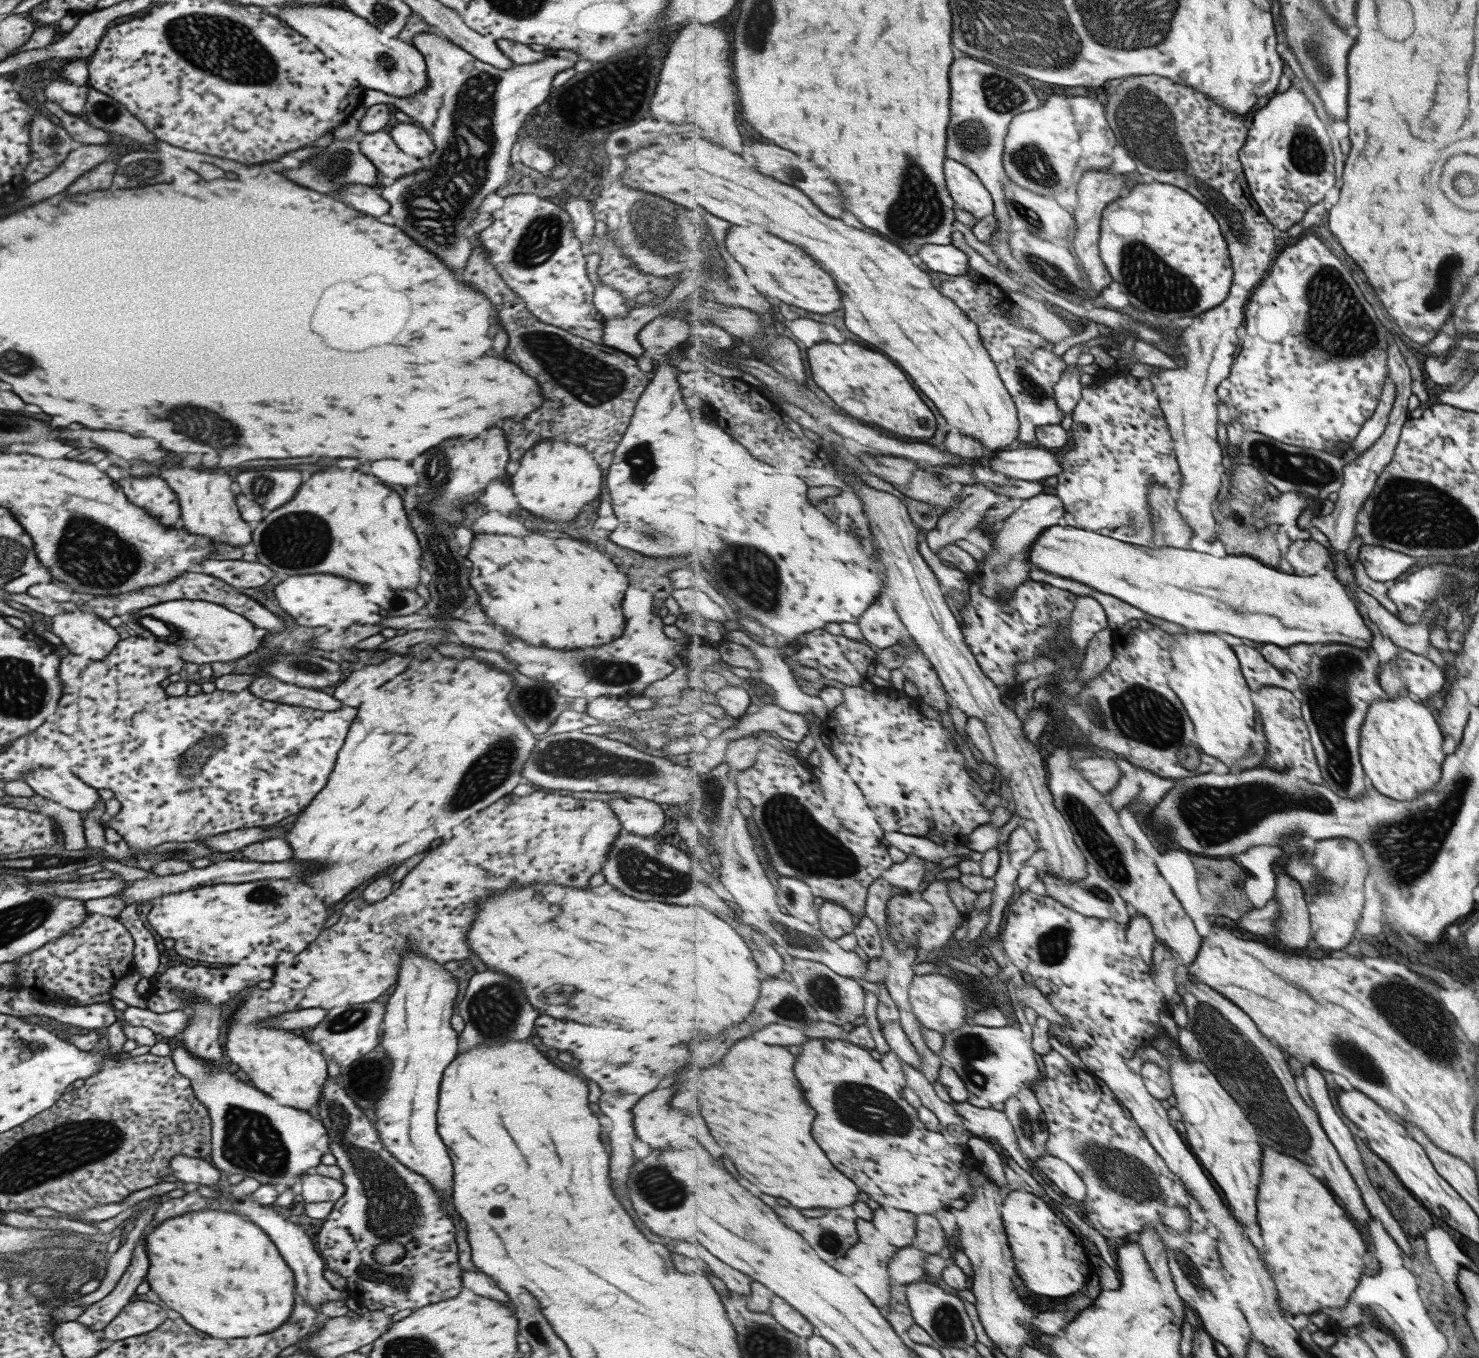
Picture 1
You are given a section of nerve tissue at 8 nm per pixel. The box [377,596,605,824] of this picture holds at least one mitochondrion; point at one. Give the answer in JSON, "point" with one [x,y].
{"point":[494,767]}

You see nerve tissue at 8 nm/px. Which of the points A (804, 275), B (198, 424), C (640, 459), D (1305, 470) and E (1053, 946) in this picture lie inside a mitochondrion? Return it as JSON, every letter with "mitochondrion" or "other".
{"A":"other","B":"mitochondrion","C":"mitochondrion","D":"mitochondrion","E":"mitochondrion"}

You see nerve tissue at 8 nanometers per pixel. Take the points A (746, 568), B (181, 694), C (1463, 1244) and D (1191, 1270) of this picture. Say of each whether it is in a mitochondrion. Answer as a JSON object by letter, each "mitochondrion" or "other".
{"A":"mitochondrion","B":"other","C":"other","D":"mitochondrion"}

